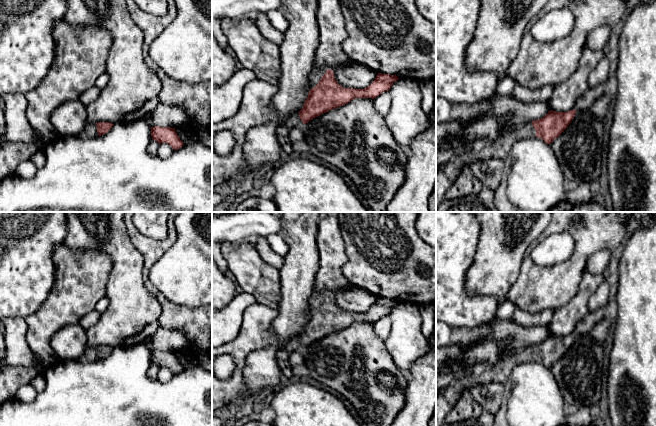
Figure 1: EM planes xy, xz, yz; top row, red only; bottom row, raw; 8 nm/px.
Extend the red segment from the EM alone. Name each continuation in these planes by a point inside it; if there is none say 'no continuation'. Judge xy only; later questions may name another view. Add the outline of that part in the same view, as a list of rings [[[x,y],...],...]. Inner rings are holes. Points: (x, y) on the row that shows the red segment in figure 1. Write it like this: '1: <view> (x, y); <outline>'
1: xy (90, 131); [[[88,123],[81,136],[83,138],[93,138],[95,136],[98,136],[96,124]]]

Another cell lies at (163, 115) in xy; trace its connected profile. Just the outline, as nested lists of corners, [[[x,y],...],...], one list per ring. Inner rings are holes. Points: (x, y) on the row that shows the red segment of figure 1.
[[[158,104],[145,120],[151,127],[176,128],[184,125],[188,116],[179,106]]]

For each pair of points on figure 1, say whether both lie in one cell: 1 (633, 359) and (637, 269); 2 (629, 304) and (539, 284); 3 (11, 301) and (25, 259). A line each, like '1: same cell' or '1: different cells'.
1: same cell
2: different cells
3: same cell

